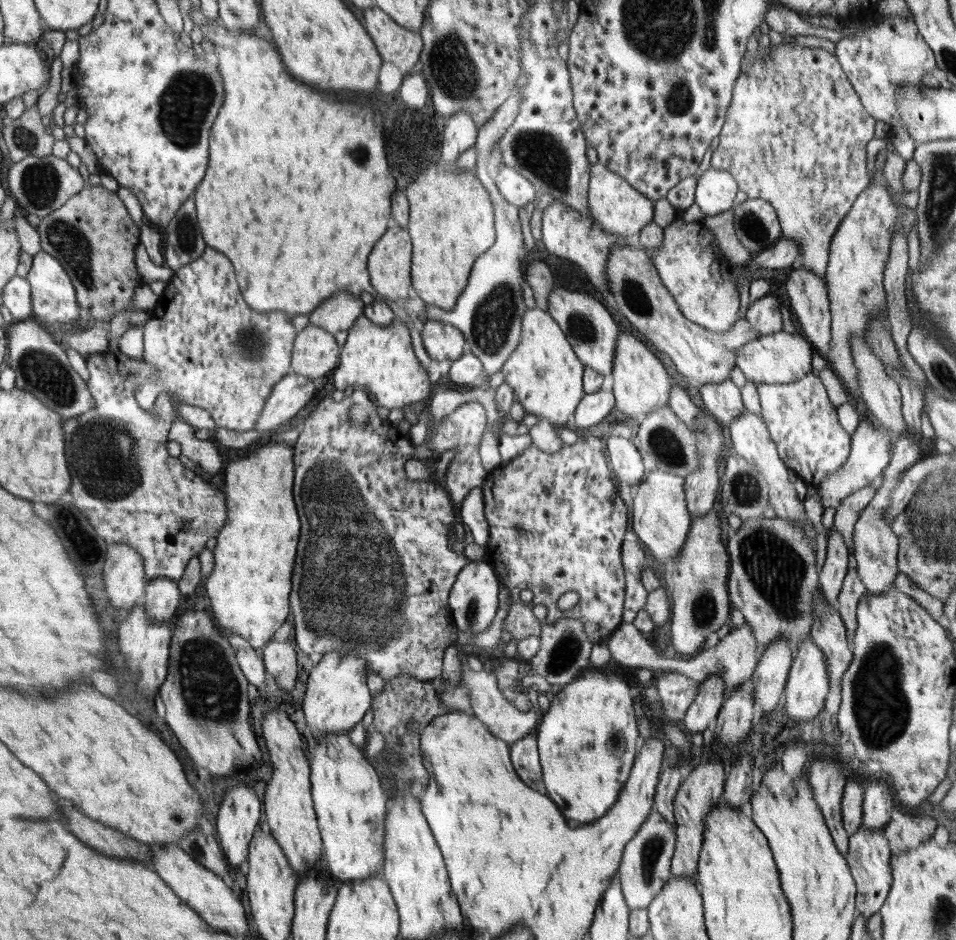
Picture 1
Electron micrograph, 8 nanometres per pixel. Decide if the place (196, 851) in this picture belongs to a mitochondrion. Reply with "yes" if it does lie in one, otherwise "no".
no

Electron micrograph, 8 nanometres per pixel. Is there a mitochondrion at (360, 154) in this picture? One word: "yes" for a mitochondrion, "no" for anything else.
yes

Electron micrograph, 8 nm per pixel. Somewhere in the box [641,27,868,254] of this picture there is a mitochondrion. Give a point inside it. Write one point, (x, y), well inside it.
(754, 228)

